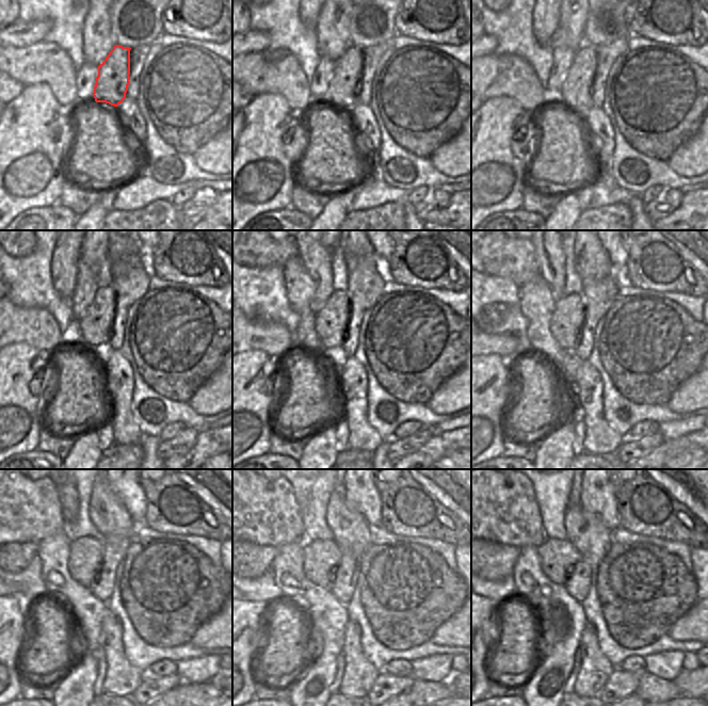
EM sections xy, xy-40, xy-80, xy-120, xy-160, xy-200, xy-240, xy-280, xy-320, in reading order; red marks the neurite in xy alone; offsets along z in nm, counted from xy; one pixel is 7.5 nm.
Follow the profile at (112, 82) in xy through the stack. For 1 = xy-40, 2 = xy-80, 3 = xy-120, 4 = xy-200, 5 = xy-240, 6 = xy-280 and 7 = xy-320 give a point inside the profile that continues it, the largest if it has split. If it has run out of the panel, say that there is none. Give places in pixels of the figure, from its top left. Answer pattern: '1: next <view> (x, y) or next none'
1: next xy-40 (344, 85)
2: next xy-80 (577, 90)
3: next xy-120 (95, 325)
4: next xy-200 (566, 321)
5: next xy-240 (85, 557)
6: next xy-280 (320, 557)
7: next xy-320 (557, 557)

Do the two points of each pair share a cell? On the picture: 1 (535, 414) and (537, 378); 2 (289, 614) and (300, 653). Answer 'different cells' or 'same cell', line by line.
1: same cell
2: same cell

